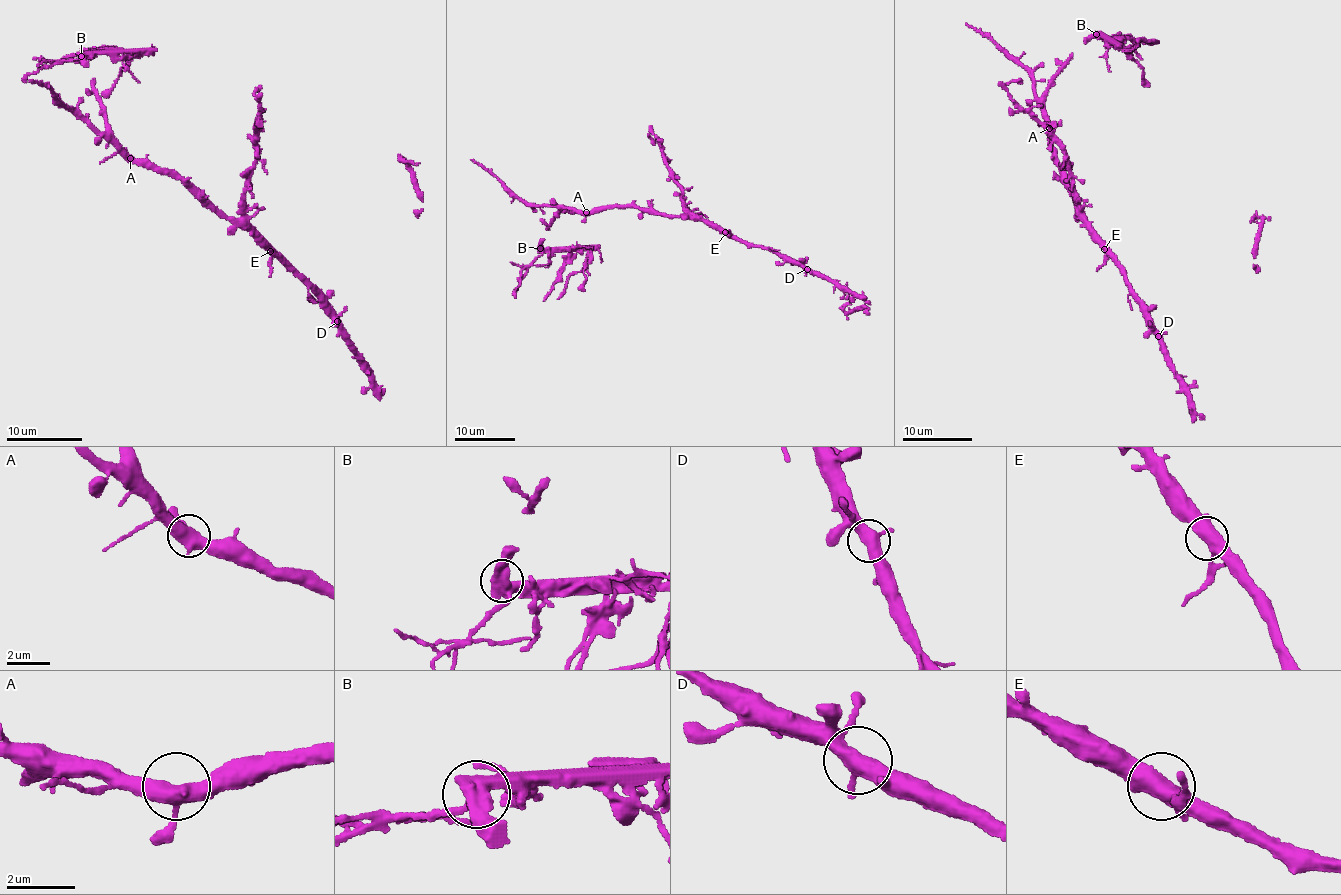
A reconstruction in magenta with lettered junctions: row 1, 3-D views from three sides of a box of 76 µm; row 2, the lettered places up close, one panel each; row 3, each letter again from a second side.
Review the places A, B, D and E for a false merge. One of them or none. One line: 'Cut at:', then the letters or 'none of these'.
Cut at: B

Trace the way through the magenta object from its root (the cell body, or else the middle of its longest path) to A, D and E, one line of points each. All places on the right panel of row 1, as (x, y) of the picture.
A: (1074, 197), (1049, 144), (1049, 128)
D: (1074, 197), (1088, 228), (1120, 269), (1147, 324), (1158, 336)
E: (1074, 197), (1082, 221), (1104, 249)

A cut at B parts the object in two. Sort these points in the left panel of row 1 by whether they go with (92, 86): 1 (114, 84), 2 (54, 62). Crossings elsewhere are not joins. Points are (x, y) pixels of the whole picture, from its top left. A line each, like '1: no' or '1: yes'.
1: no
2: no

